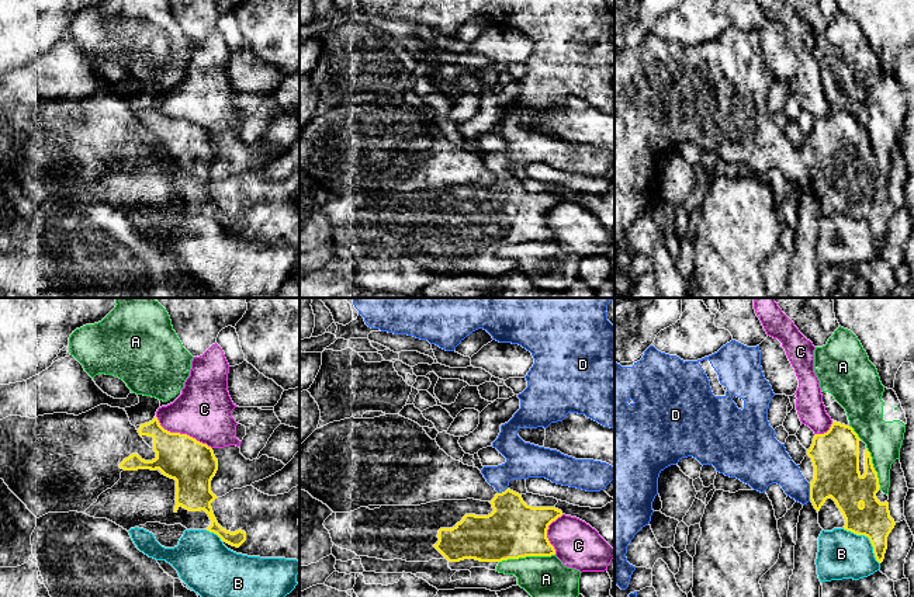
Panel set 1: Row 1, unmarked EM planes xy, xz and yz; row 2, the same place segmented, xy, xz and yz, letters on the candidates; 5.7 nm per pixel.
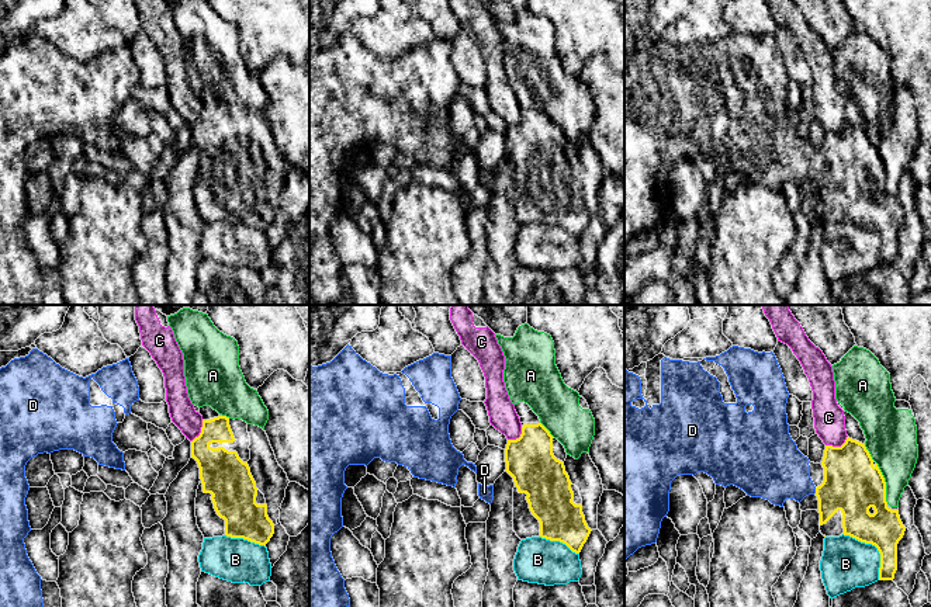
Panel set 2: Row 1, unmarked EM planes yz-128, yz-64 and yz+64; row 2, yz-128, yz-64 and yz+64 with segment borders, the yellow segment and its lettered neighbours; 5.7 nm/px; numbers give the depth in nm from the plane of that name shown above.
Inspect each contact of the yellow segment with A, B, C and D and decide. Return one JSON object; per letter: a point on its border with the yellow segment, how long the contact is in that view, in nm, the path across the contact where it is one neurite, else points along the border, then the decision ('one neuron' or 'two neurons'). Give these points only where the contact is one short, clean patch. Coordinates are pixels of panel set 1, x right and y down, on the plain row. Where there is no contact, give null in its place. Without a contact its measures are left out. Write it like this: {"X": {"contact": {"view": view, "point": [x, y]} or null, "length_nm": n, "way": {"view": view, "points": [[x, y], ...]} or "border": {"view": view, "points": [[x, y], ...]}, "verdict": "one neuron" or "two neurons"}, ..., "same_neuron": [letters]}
{"A": {"contact": {"view": "xz", "point": [526, 240]}, "length_nm": 320, "verdict": "two neurons"}, "B": {"contact": {"view": "yz", "point": [868, 222]}, "length_nm": 300, "verdict": "two neurons"}, "C": {"contact": {"view": "xy", "point": [182, 120]}, "length_nm": 380, "verdict": "two neurons"}, "D": {"contact": {"view": "yz", "point": [810, 177]}, "length_nm": 100, "way": {"view": "yz", "points": [[835, 142], [834, 153], [810, 177], [803, 177], [775, 152]]}, "verdict": "one neuron"}, "same_neuron": ["D"]}

